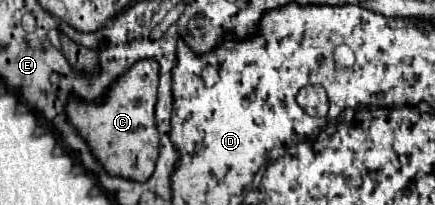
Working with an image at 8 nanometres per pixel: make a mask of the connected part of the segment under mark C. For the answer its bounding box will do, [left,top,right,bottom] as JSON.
[68,58,160,182]

